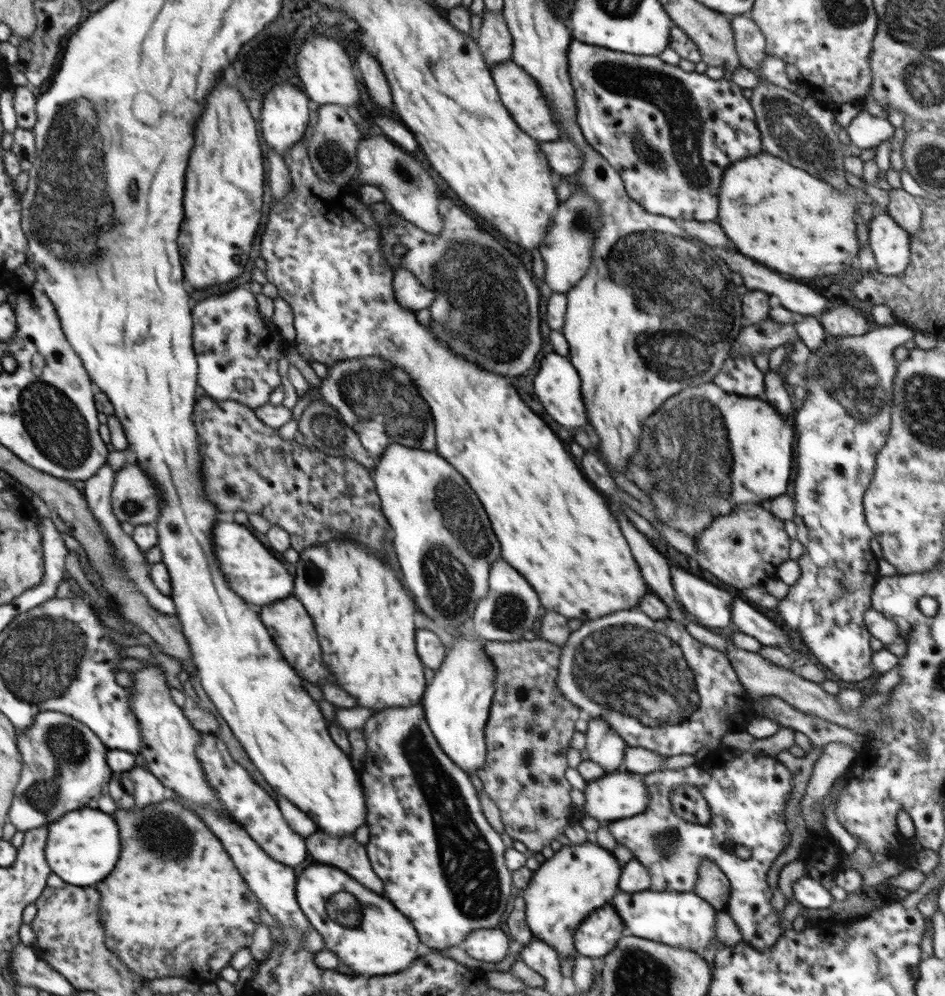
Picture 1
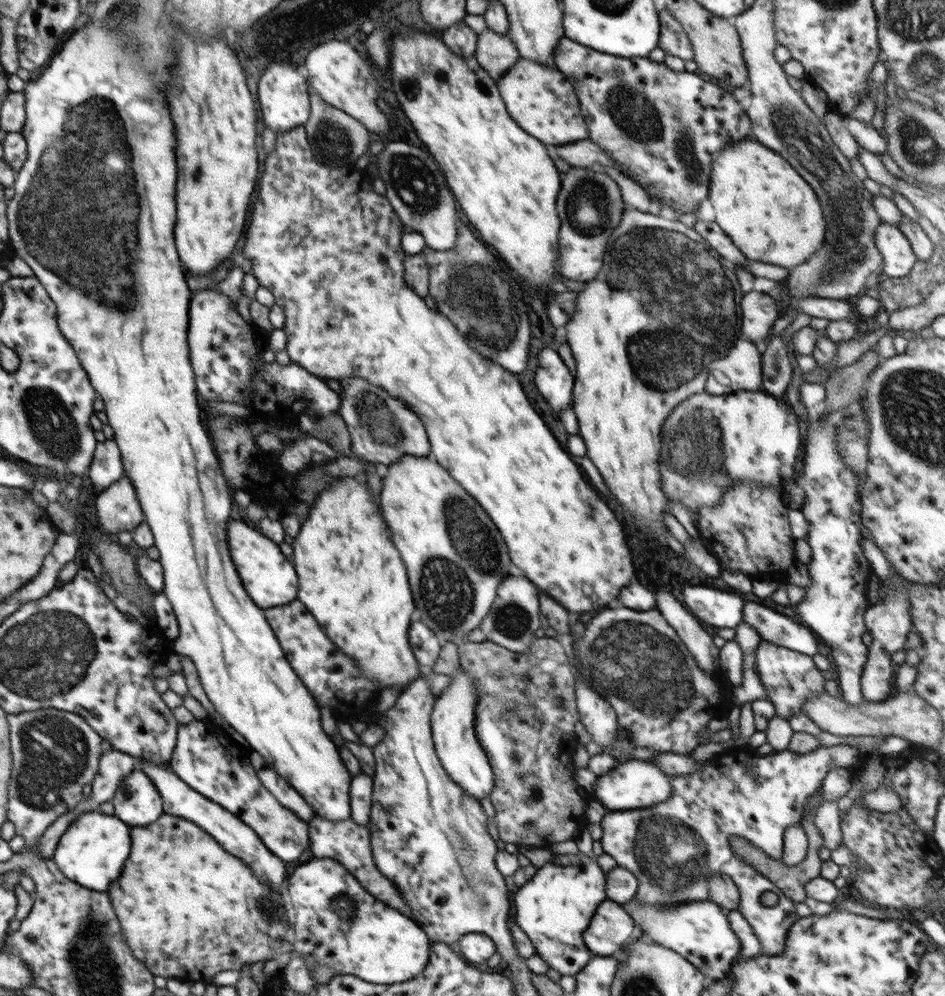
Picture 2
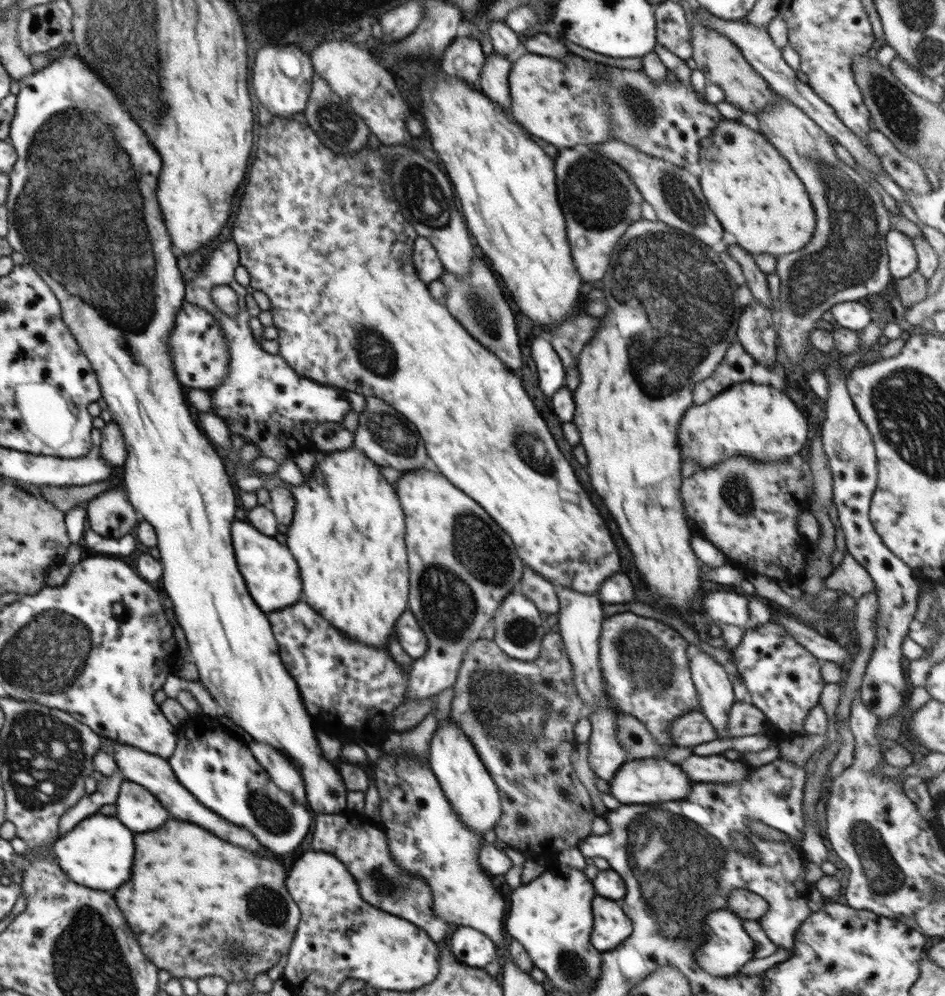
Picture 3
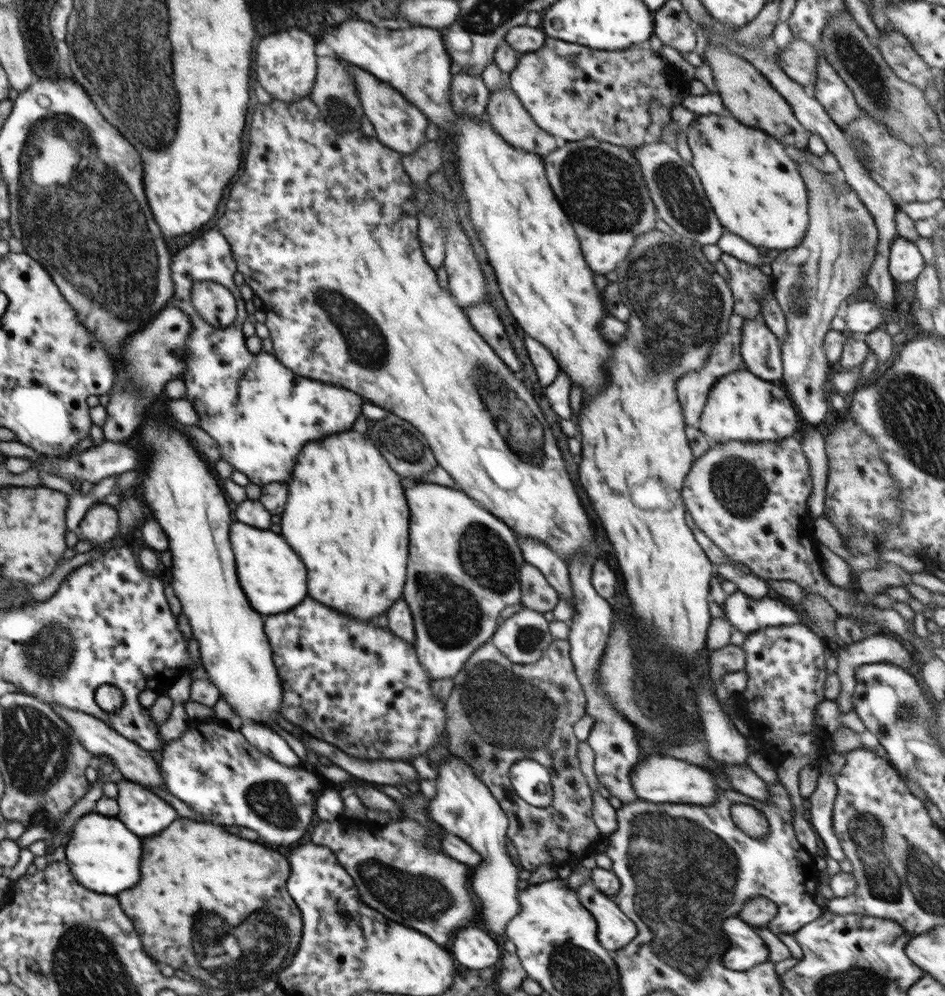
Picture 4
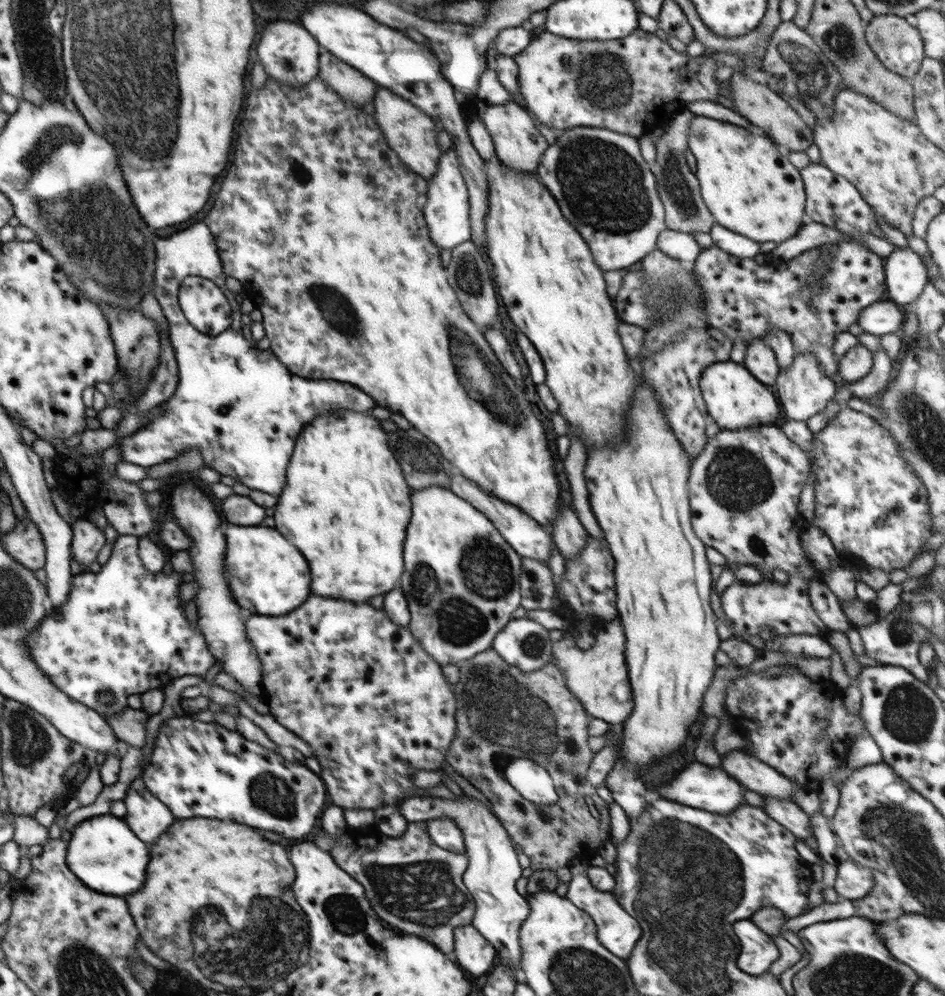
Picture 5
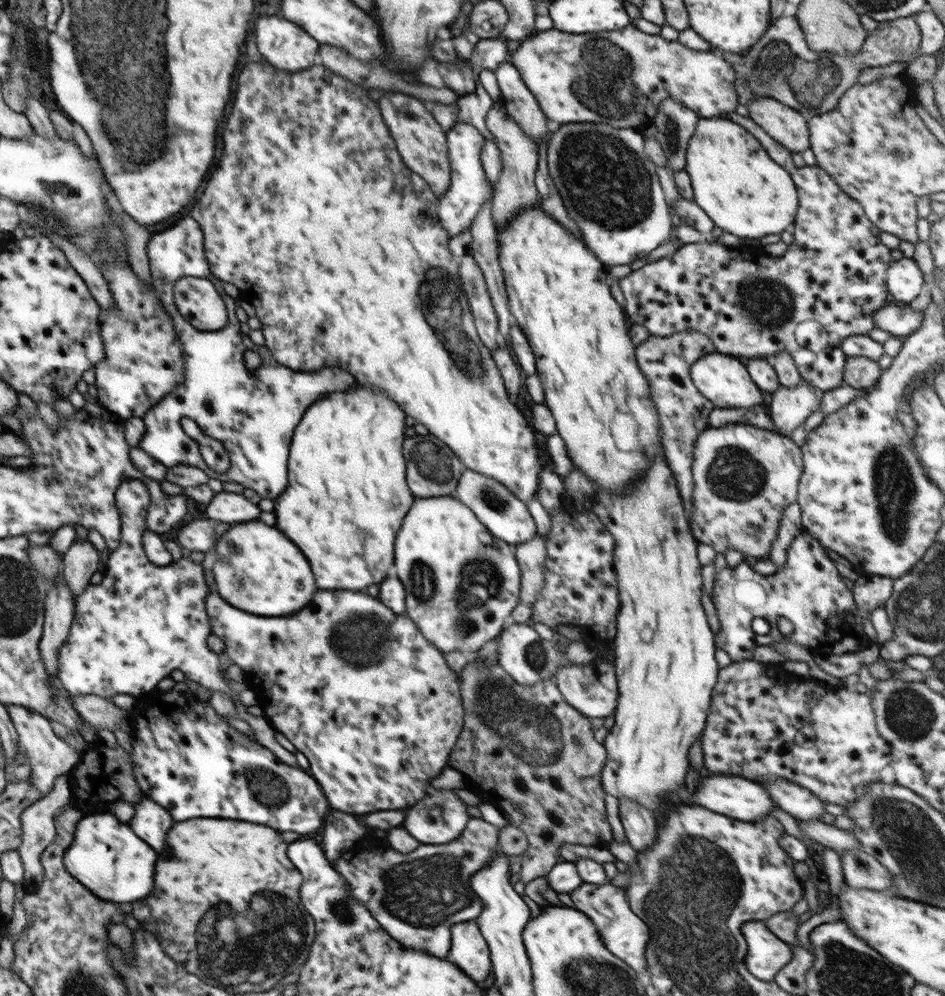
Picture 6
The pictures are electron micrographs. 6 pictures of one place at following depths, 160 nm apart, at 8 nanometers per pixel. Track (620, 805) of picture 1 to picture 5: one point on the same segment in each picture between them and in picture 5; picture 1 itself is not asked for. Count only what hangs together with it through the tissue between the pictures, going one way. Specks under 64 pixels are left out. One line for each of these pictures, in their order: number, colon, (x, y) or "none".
2: (632, 784)
3: (645, 780)
4: (657, 779)
5: (697, 785)

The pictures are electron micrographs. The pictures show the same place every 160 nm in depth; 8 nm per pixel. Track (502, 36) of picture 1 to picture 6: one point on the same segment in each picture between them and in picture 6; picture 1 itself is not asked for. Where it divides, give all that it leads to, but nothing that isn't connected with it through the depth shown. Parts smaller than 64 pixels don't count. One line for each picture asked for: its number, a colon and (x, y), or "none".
2: (495, 52)
3: (494, 75)
4: (505, 113)
5: (518, 144)
6: (515, 189)

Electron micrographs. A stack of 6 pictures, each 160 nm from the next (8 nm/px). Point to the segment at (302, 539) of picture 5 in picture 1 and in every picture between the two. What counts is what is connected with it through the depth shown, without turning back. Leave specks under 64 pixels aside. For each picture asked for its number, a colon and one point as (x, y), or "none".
1: (364, 620)
2: (351, 577)
3: (361, 588)
4: (347, 517)

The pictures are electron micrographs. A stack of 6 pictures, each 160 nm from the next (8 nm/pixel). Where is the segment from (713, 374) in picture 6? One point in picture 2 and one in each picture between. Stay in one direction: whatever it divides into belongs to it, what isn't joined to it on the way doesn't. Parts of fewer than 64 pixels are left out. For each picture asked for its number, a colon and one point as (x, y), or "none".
2: (751, 435)
3: (758, 421)
4: (741, 406)
5: (735, 399)

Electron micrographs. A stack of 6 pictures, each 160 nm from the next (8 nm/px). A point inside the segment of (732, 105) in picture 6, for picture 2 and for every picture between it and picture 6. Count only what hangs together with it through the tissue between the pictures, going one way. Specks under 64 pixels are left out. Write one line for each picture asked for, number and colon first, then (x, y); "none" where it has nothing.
2: (541, 99)
3: (559, 101)
4: (571, 92)
5: (632, 85)

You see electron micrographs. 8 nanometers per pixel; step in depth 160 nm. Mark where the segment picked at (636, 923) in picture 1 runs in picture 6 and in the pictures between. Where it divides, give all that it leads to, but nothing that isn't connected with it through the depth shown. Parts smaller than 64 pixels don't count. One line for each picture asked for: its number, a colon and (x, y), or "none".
2: (699, 931)
3: (727, 947)
4: (748, 949)
5: (757, 954)
6: (766, 955)

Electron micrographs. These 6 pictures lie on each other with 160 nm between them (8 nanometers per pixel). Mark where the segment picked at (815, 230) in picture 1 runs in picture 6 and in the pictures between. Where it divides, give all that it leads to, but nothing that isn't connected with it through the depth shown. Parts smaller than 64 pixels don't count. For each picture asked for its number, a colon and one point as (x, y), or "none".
2: (773, 216)
3: (748, 184)
4: (754, 186)
5: (750, 188)
6: (736, 183)

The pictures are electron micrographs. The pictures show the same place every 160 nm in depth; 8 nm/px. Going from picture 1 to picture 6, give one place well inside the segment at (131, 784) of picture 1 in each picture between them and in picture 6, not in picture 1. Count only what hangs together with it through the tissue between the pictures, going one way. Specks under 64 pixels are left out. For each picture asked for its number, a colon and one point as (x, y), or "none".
2: (137, 802)
3: (138, 808)
4: (144, 813)
5: (148, 817)
6: (151, 822)

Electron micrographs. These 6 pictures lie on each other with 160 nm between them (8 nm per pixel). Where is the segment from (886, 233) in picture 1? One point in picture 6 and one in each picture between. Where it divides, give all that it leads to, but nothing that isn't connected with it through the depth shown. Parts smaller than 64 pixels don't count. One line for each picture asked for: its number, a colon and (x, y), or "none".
2: (898, 258)
3: (903, 261)
4: (906, 262)
5: (906, 275)
6: (904, 280)

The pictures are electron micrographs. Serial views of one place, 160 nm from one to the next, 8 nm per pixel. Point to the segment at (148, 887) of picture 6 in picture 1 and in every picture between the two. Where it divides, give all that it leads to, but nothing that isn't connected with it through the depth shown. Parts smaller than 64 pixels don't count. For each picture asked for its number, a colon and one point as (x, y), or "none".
1: (83, 846)
2: (92, 851)
3: (98, 853)
4: (104, 857)
5: (102, 852)

